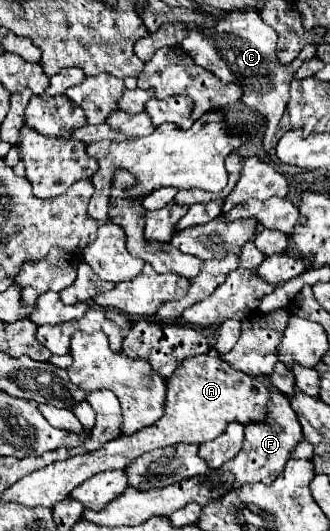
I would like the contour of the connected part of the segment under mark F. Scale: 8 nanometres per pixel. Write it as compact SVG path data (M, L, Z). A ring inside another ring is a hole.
M271 392L269 418L261 424L245 426L245 434L247 434L247 442L243 444L239 454L233 460L229 460L227 464L223 464L219 470L209 472L215 476L231 472L233 474L233 488L241 488L243 484L251 484L251 482L271 484L277 476L281 476L285 462L291 458L293 448L297 448L297 444L301 444L301 440L303 440L303 432L301 432L301 424L297 420L297 414L293 412L289 398L281 392Z

